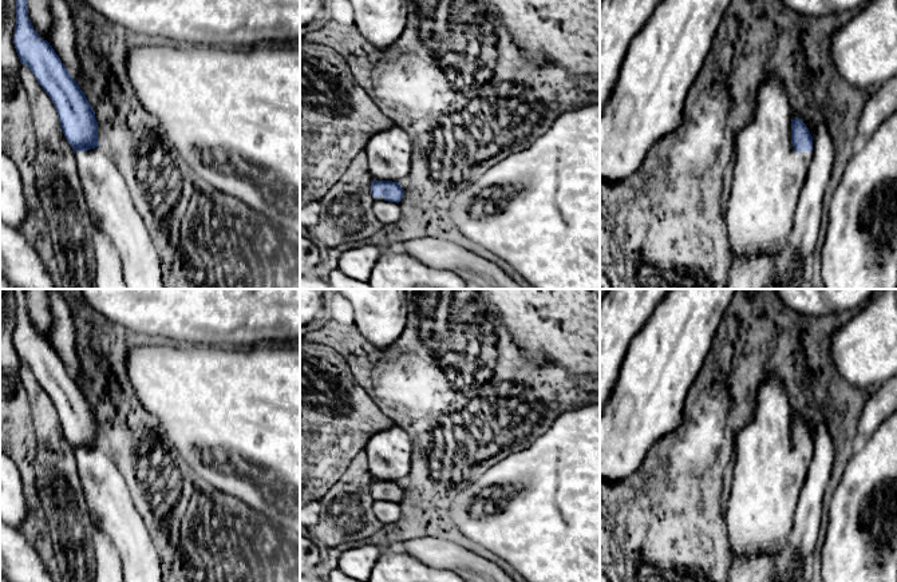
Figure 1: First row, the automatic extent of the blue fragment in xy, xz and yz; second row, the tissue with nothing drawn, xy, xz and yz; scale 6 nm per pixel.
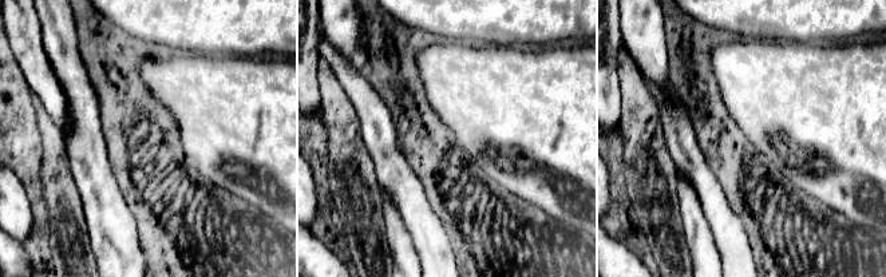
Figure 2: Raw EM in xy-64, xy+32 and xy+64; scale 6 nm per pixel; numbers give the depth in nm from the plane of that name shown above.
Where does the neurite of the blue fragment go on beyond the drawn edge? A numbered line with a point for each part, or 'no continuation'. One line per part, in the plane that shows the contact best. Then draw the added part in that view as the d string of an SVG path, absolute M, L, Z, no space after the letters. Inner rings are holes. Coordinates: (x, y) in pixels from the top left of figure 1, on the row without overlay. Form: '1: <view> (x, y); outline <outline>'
1: yz (769, 474); outline M764 377L755 396L752 413L736 439L727 499L726 522L731 546L744 558L762 553L775 557L790 539L799 492L813 459L813 451L794 450L791 419L783 384L774 377Z

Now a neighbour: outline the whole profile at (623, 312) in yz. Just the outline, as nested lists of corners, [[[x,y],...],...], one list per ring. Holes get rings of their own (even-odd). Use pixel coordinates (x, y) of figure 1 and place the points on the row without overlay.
[[[608,289],[600,301],[600,412],[609,400],[632,340],[671,289]]]

